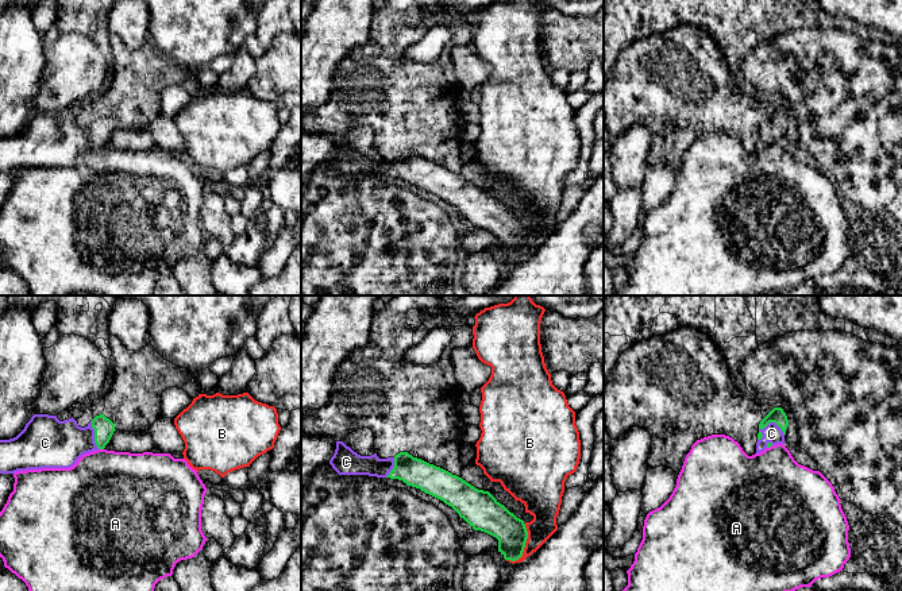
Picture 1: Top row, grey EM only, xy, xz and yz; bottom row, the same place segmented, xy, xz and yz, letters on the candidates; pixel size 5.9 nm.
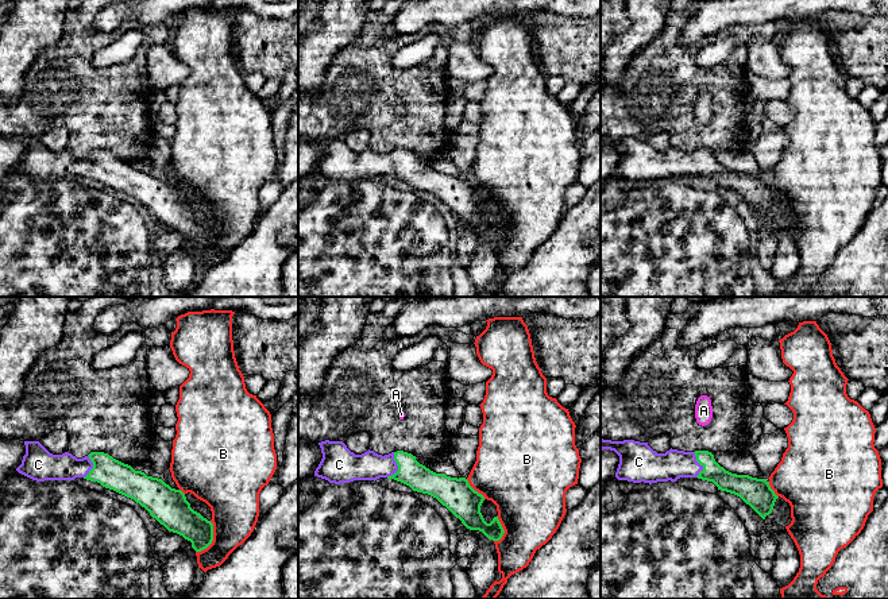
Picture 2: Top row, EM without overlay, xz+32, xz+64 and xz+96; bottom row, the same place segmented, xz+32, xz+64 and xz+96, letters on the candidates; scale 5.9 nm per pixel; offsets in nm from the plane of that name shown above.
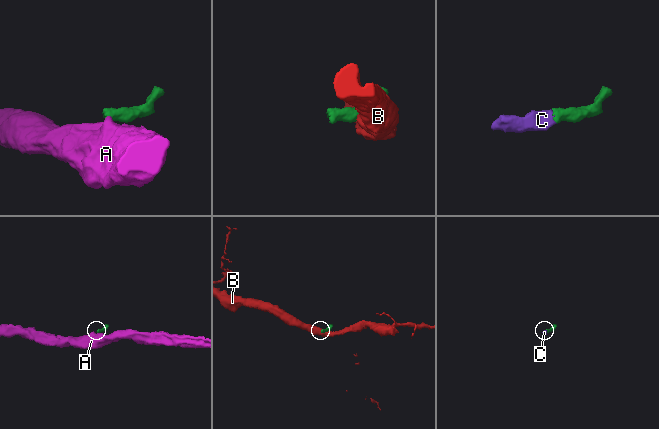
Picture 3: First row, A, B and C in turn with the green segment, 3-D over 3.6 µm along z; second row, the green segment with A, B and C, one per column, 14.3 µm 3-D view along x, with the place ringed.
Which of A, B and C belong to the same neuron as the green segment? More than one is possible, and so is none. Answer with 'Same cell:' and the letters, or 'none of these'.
Same cell: C

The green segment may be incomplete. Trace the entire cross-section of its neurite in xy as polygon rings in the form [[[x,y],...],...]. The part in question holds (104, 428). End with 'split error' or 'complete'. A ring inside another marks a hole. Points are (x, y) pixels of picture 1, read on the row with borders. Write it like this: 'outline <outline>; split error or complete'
outline [[[103,413],[96,416],[85,428],[81,428],[73,417],[59,421],[57,416],[34,414],[16,437],[0,440],[0,474],[70,468],[82,455],[104,449],[115,430],[115,424]]]; split error

